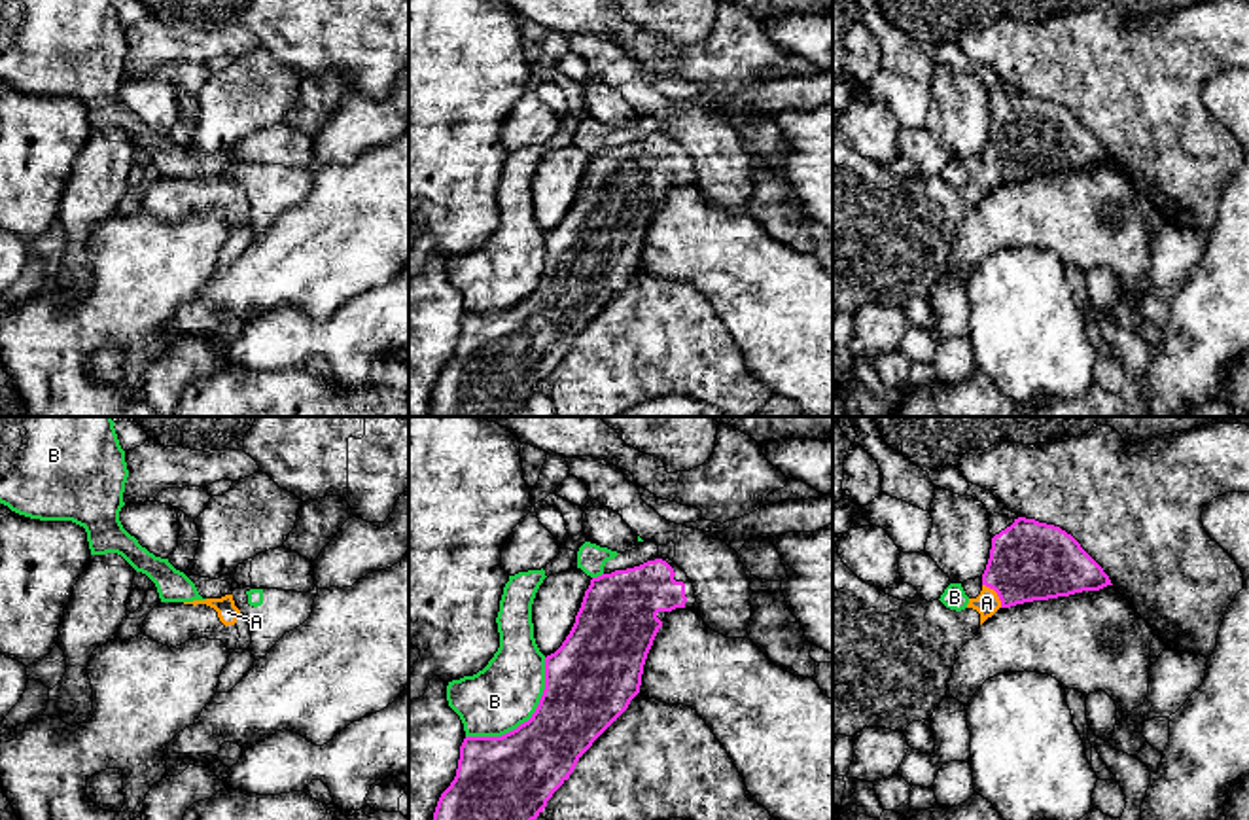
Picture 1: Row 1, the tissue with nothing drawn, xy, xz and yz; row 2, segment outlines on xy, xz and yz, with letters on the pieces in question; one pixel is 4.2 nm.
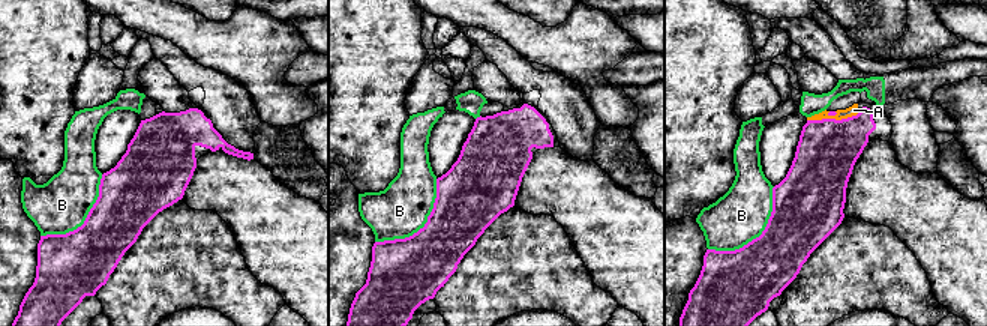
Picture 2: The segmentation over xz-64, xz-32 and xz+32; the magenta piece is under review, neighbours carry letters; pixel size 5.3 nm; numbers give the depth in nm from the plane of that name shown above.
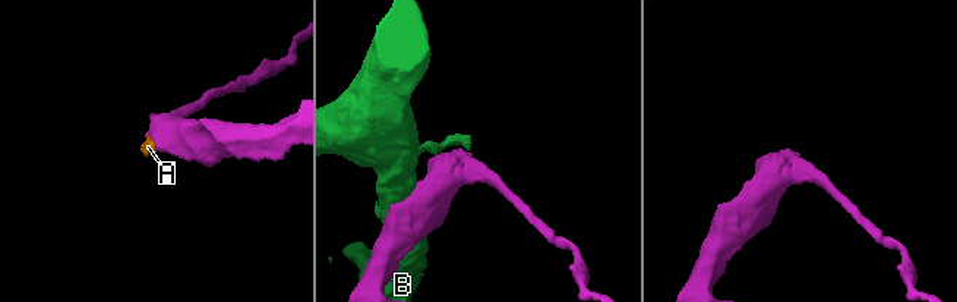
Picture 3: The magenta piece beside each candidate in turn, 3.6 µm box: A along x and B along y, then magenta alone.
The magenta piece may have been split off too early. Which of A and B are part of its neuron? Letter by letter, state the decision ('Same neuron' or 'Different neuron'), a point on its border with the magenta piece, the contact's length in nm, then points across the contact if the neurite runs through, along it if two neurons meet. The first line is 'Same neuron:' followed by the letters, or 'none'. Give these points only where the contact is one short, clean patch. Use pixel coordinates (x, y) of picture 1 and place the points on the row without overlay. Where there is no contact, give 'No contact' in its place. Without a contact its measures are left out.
Same neuron: A
A: Same neuron. Touches magenta at yz (996, 167). Shared border 130 nm. Path across: yz (1028, 137), (996, 167), (986, 178)
B: Different neuron. Touches magenta at xz (528, 296). Shared border 480 nm

